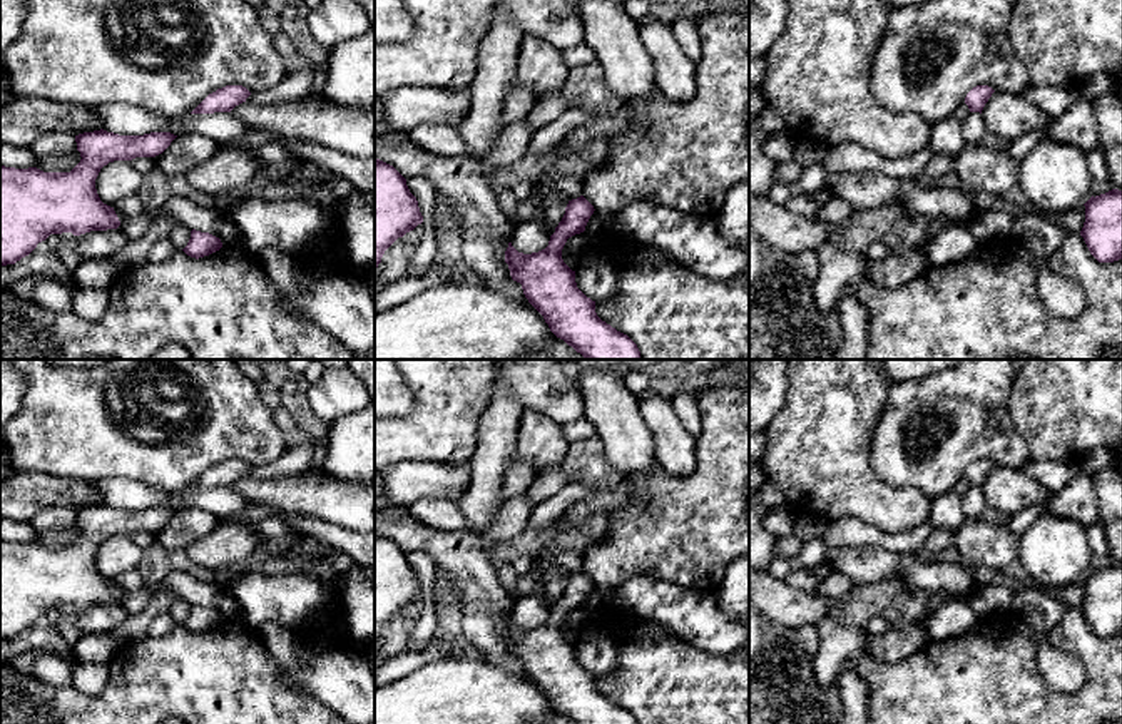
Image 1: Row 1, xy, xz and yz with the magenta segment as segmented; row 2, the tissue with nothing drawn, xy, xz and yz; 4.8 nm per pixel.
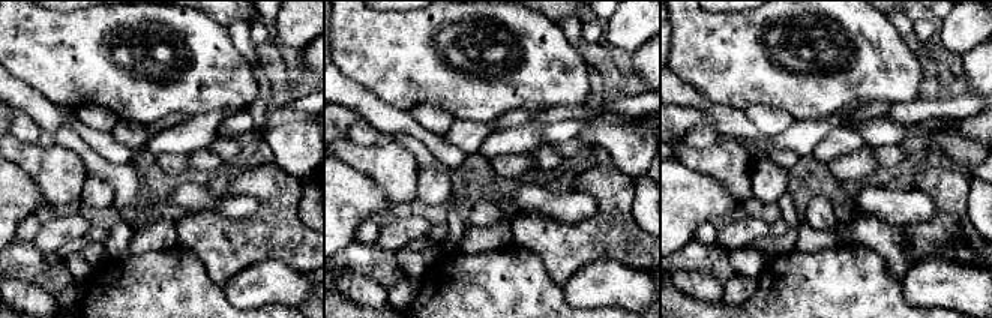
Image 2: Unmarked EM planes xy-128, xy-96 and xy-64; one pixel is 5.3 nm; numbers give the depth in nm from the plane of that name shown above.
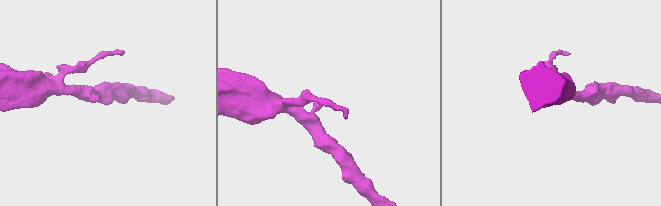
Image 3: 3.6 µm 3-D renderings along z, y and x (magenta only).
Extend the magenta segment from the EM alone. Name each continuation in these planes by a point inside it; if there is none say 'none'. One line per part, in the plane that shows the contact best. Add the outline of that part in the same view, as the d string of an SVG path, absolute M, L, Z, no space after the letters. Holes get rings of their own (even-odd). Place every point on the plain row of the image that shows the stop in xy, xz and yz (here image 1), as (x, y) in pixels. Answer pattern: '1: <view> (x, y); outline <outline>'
none

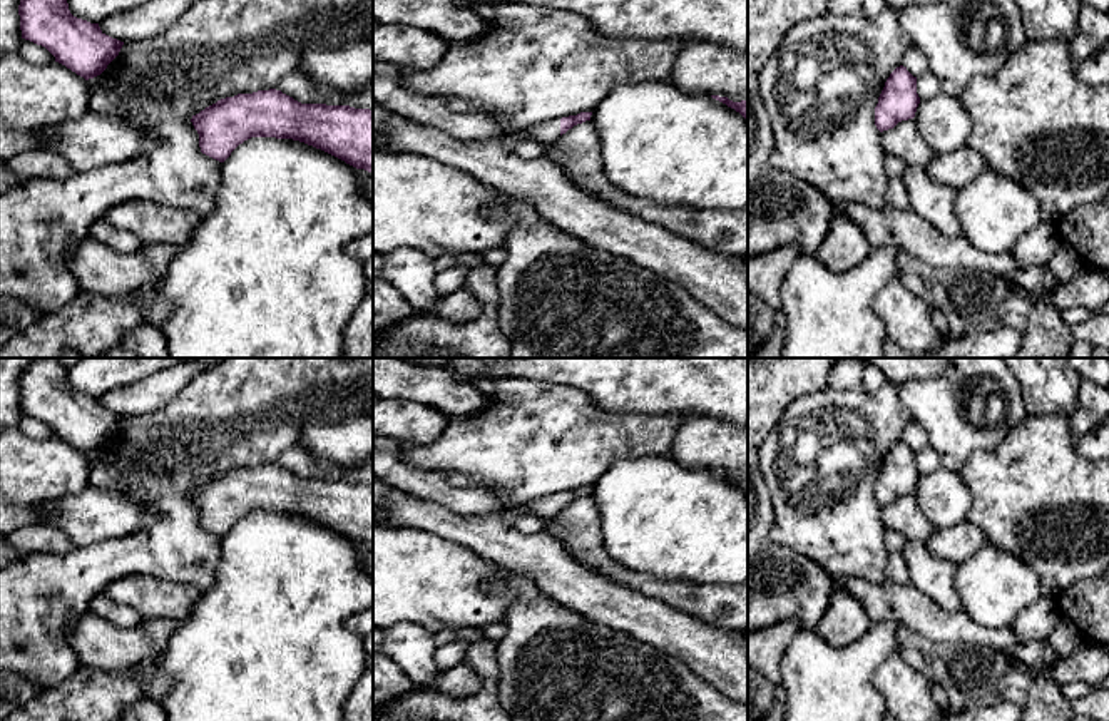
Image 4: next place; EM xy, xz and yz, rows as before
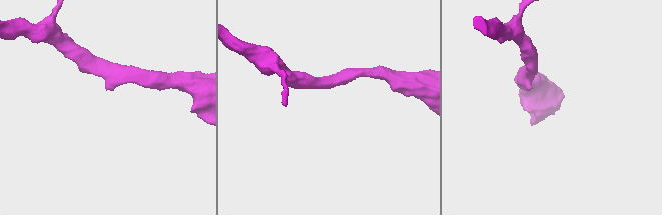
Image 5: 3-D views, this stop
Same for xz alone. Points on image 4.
1: xz (546, 507); outline M560 493L530 500L525 507L540 519L552 519L560 512Z

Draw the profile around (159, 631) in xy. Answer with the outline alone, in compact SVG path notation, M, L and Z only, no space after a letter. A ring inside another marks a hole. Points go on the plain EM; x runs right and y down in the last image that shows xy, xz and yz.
M146 619L141 622L141 627L149 636L156 654L162 656L167 641L181 624L182 621L174 619Z

